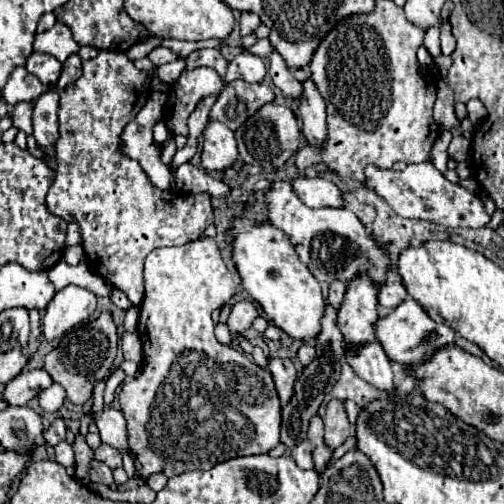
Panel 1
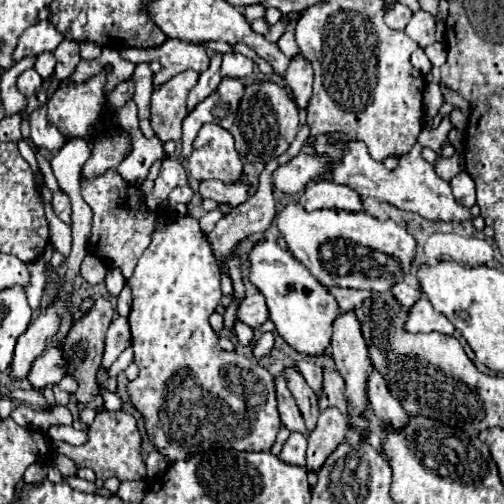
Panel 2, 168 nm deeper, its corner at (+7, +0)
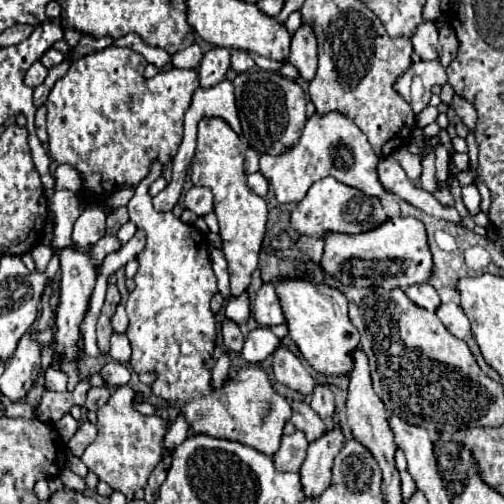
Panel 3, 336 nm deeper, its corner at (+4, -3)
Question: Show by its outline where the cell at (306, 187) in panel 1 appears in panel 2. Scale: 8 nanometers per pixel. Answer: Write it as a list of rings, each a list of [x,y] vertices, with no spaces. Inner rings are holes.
[[[326,179],[310,181],[302,191],[298,203],[306,211],[316,211],[316,209],[344,209],[354,213],[362,211],[362,201],[356,191]]]

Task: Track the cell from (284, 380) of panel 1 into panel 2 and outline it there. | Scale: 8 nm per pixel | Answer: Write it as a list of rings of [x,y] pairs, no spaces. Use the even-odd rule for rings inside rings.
[[[284,375],[274,377],[274,385],[276,385],[276,399],[278,399],[278,411],[280,411],[282,423],[286,425],[286,429],[290,429],[290,431],[300,431],[300,433],[306,435],[304,419],[302,419],[302,415],[300,415],[296,403],[294,403],[292,393],[288,391],[286,377],[284,377]]]

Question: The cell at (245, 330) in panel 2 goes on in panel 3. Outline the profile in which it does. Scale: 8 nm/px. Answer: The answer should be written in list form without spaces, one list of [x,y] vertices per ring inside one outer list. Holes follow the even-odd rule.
[[[203,118],[197,124],[197,150],[191,164],[191,180],[195,186],[207,186],[213,192],[213,210],[219,220],[223,252],[231,274],[231,296],[239,296],[251,282],[267,222],[265,200],[247,188],[247,174],[243,170],[245,148],[243,140],[225,120]]]

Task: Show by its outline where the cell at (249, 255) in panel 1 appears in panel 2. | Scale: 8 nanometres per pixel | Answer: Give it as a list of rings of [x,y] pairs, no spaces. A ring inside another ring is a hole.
[[[260,239],[248,253],[250,261],[250,283],[266,297],[266,307],[276,325],[278,335],[304,355],[320,355],[326,351],[332,335],[332,321],[338,315],[338,305],[330,291],[322,287],[312,273],[292,257],[290,251],[282,249],[276,241]]]

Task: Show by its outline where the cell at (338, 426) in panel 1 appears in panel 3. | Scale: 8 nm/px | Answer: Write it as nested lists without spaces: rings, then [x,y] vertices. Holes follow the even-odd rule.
[[[339,428],[325,432],[319,440],[309,444],[307,458],[299,470],[305,496],[319,498],[321,492],[327,488],[327,484],[331,484],[333,458],[341,448],[343,448],[343,432]]]

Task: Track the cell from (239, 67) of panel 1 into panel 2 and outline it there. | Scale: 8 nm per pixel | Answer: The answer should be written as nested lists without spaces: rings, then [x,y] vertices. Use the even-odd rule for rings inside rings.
[[[226,53],[222,55],[222,69],[220,75],[222,77],[236,77],[236,79],[244,79],[254,71],[254,61],[240,55],[240,53]]]

